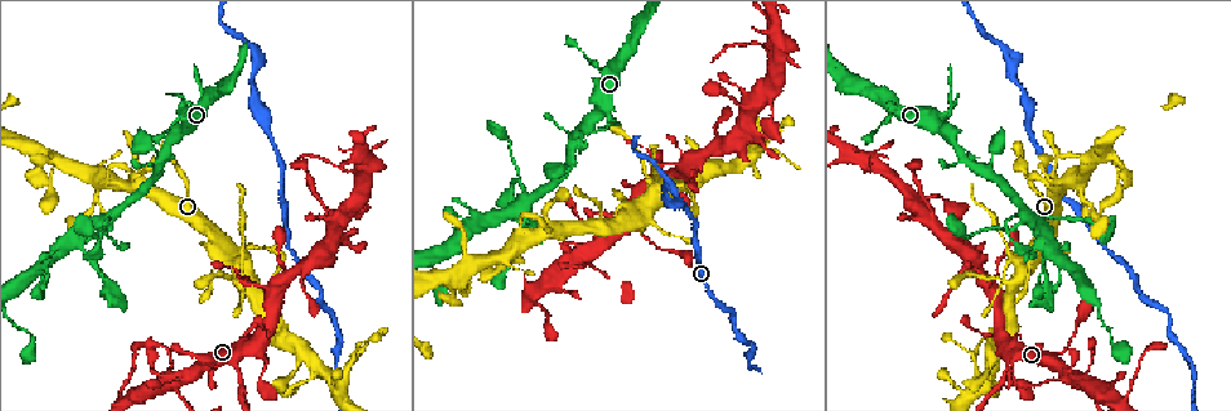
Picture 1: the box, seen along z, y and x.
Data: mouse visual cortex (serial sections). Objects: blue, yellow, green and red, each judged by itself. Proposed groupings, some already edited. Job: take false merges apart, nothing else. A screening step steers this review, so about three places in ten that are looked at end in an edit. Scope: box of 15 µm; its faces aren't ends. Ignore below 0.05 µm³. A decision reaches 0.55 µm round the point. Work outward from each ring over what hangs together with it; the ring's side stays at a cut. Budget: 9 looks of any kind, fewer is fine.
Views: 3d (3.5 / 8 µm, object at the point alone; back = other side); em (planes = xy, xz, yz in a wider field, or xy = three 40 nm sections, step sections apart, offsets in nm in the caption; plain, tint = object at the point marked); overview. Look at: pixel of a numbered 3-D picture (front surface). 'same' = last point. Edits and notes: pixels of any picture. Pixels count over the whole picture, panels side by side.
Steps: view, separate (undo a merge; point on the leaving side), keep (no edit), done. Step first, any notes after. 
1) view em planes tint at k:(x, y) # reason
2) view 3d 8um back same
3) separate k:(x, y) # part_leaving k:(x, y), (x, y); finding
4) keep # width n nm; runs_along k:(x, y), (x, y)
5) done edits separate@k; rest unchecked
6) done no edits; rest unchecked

view 3d 3.5um at 1:(240, 258) # calibre changes

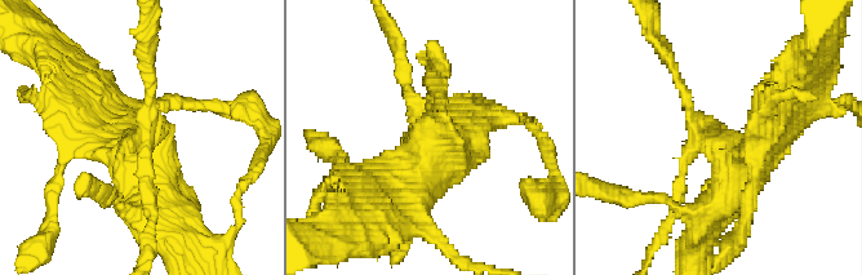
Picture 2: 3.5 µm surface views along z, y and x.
view em xy step 3 tint at 2:(148, 137) # need the tissue

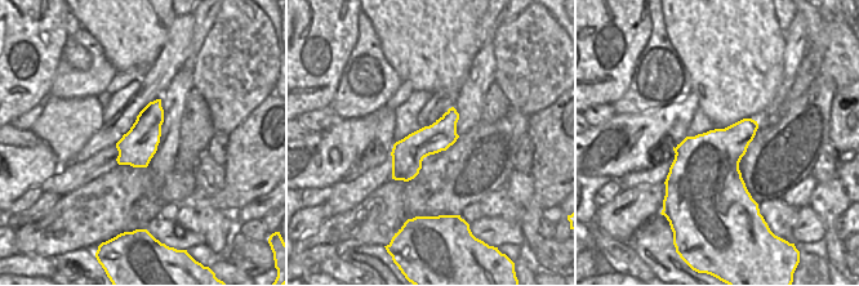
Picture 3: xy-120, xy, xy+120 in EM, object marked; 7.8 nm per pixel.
view em xy step 2 tint same

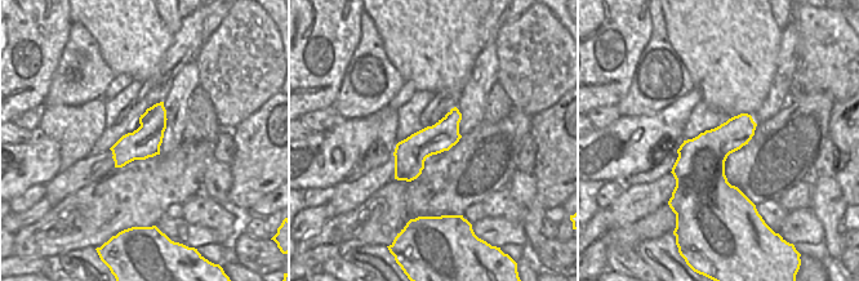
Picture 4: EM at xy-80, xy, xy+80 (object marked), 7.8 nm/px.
separate 2:(150, 91) # width 260 nm; part_leaving 2:(142, 140), (150, 100), (146, 29); a second cell is stuck on

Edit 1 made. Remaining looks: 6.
view overview # redraw

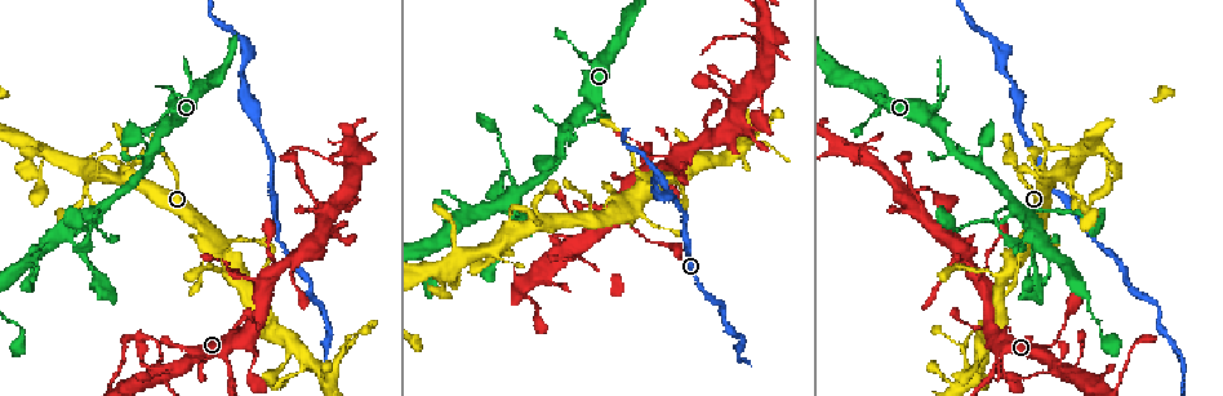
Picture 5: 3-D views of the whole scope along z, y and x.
view 3d 3.5um at 5:(997, 359) # three-way junction

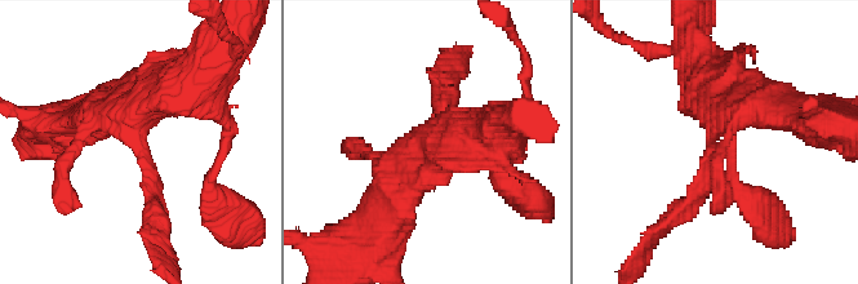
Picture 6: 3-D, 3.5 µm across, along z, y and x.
view em planes tint at 6:(711, 136) # arms 3; arm_widths 200, 400, 500 nm; need the tissue

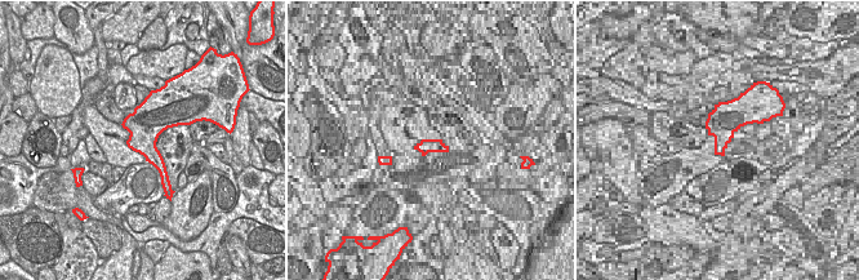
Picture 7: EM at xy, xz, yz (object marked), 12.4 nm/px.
separate 6:(158, 183) # part_leaving 6:(136, 137), (151, 173), (164, 240); a second cell is stuck on

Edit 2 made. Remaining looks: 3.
view 3d 3.5um at 5:(1046, 345) # sudden change in width

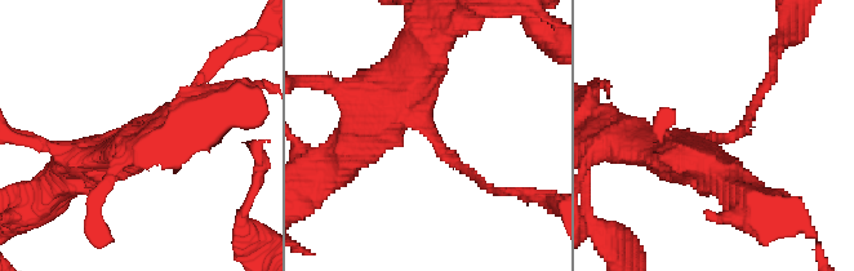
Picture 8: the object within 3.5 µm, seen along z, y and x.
view em xy step 2 tint at 8:(428, 137) # arm_widths 150, 500 nm

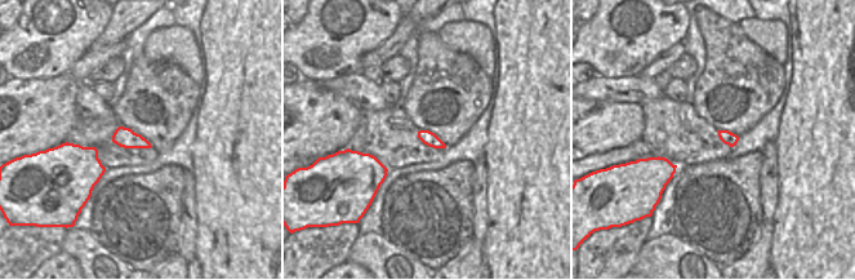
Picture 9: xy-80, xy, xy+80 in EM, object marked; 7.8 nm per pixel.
view em planes tint same # cut it another way

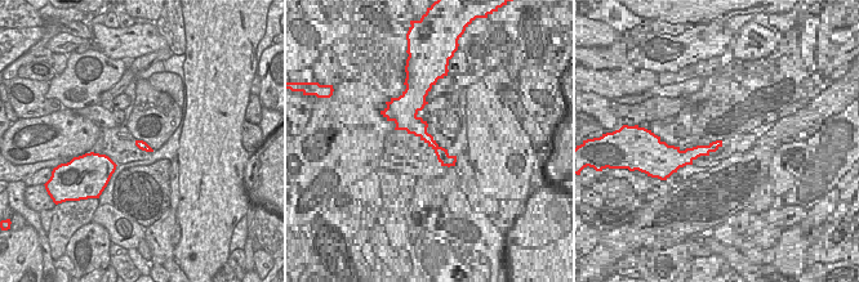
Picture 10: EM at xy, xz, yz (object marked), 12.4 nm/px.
keep # runs_along 8:(418, 76), (397, 100), (481, 182); all the same cell

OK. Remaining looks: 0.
done edits separate@2, separate@6; rest unchecked

